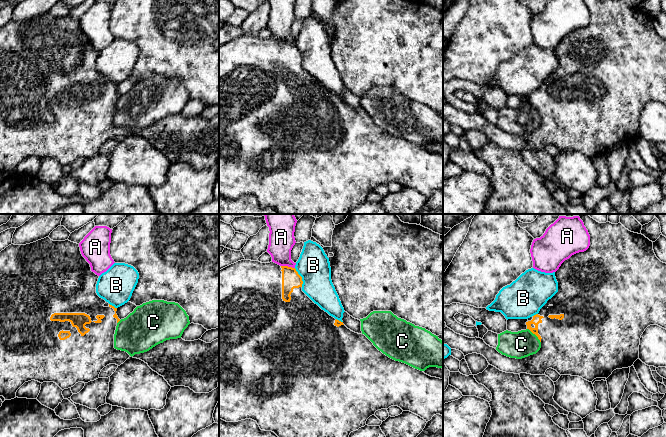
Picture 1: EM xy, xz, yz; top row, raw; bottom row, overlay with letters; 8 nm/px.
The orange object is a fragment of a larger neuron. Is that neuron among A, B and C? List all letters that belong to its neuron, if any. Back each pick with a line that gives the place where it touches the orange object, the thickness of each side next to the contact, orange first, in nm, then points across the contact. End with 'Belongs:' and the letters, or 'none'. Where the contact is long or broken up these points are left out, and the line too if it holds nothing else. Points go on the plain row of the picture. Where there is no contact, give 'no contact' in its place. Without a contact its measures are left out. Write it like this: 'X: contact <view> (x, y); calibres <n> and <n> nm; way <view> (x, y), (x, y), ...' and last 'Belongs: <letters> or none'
Belongs: none

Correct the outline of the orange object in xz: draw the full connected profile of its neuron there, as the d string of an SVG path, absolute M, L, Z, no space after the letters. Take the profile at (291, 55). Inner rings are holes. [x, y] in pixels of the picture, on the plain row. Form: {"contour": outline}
{"contour": "M244 35L219 46L219 195L226 198L238 198L245 195L252 195L257 198L261 206L272 207L279 214L349 214L350 209L364 203L367 195L374 191L376 187L388 185L391 182L398 182L403 187L410 187L423 194L426 198L430 197L436 190L443 190L443 155L431 153L423 147L415 145L405 139L395 137L383 130L364 110L358 110L351 107L343 100L343 98L330 92L327 88L315 80L302 67L302 60L302 53L298 50L295 44L280 42L274 38L261 39L258 36L251 37Z"}

